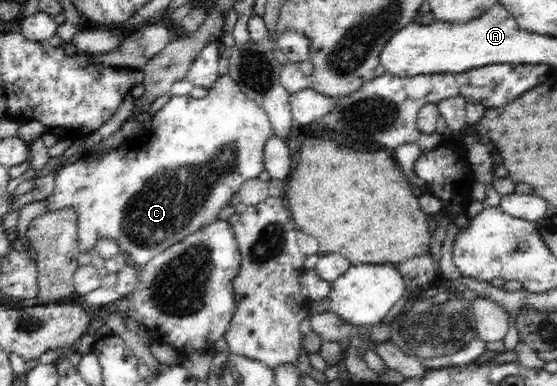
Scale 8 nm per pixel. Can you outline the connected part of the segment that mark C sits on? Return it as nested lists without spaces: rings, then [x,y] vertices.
[[[228,74],[221,75],[213,83],[209,94],[203,98],[196,99],[190,94],[184,96],[173,96],[169,101],[151,116],[151,128],[146,131],[146,139],[140,141],[134,149],[114,148],[108,152],[87,153],[85,157],[68,163],[58,169],[54,177],[55,186],[50,198],[47,199],[48,211],[72,208],[78,213],[78,248],[80,253],[94,253],[93,247],[101,237],[116,240],[122,252],[126,253],[131,265],[135,267],[145,266],[155,255],[162,253],[167,247],[182,241],[187,235],[218,221],[218,213],[229,205],[229,200],[240,189],[240,186],[249,179],[256,179],[259,173],[265,170],[263,164],[264,147],[273,135],[270,118],[262,111],[254,100],[251,100],[243,93],[242,88]]]

